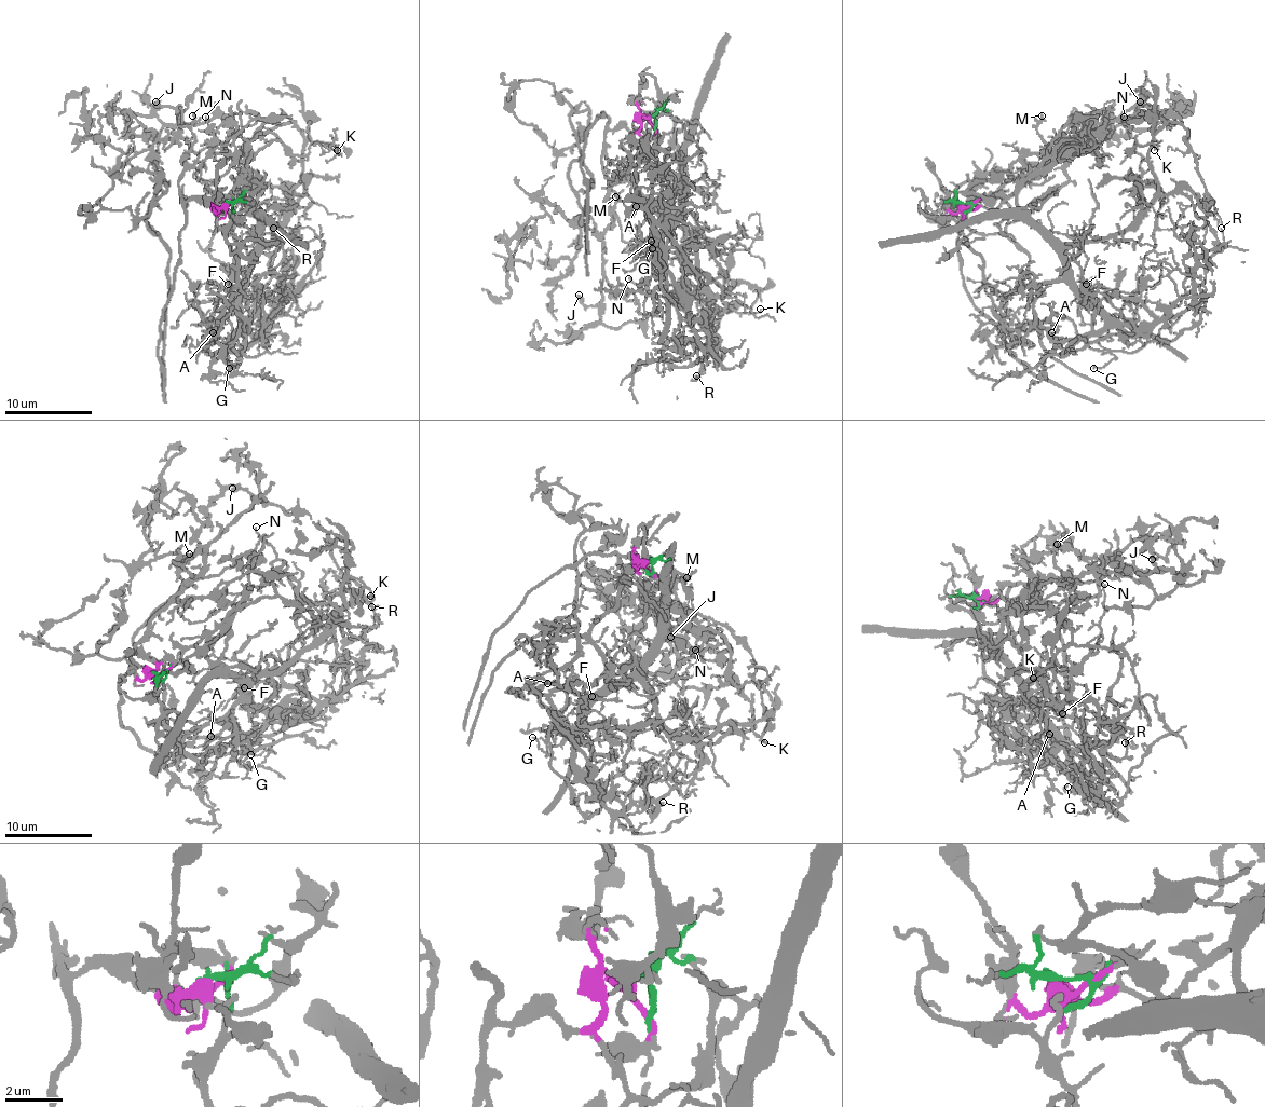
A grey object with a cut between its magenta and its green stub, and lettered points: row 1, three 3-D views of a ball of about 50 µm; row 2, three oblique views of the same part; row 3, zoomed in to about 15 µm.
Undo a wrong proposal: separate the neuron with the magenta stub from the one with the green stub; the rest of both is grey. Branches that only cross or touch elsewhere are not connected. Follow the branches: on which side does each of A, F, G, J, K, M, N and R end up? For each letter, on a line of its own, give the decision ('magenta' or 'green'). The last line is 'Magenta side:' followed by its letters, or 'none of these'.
A: green
F: green
G: green
J: magenta
K: green
M: magenta
N: green
R: green
Magenta side: J, M

